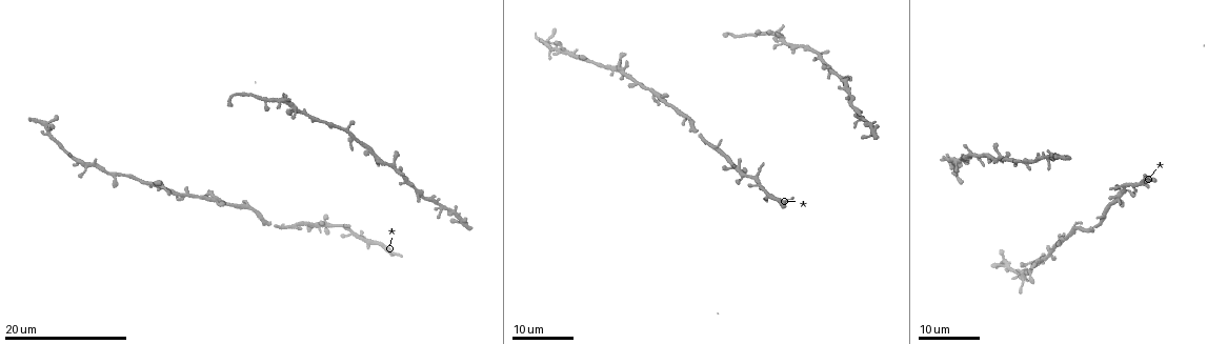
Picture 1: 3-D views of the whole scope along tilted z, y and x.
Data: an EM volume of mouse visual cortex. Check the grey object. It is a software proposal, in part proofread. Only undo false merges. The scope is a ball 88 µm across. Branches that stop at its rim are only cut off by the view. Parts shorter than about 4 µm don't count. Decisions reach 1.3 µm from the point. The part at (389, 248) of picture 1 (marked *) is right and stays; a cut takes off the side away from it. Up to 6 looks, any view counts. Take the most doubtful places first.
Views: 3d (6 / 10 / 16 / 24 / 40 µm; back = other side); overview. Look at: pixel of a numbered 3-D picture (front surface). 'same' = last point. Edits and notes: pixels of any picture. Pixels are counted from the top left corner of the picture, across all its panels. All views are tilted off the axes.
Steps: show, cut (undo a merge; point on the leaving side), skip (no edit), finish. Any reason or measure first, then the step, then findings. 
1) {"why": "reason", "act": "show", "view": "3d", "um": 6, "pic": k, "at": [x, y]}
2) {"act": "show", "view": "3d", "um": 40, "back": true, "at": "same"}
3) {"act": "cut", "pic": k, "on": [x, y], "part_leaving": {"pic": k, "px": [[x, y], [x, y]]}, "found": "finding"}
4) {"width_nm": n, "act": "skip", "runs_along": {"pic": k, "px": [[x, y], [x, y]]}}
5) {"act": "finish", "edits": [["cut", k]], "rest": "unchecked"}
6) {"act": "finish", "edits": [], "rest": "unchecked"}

{"why": "looks like a crossing", "act": "show", "view": "3d", "um": 24, "pic": 1, "at": [741, 170]}

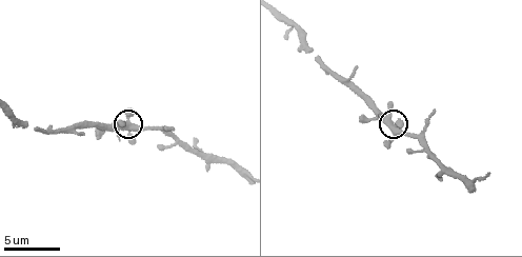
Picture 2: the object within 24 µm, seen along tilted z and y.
{"act": "show", "view": "3d", "um": 6, "pic": 2, "at": [393, 126]}

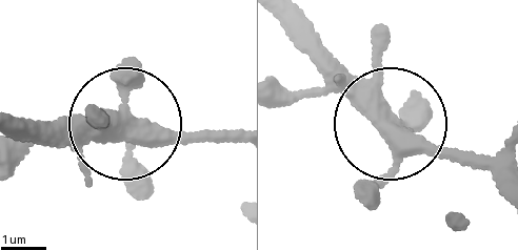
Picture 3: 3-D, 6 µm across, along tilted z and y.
{"width_nm": 400, "act": "skip", "runs_along": {"pic": 3, "px": [[498, 182], [394, 129], [303, 13]]}, "found": "continuous, no second cell"}

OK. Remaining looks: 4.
{"act": "show", "view": "3d", "um": 16, "pic": 1, "at": [396, 168]}

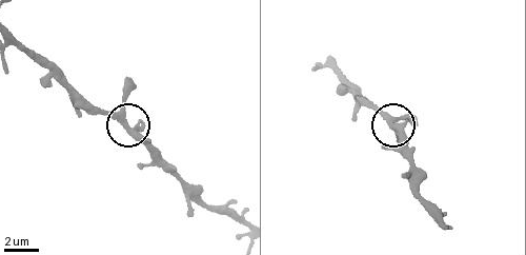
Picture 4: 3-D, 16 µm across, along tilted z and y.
{"act": "show", "view": "3d", "um": 10, "pic": 4, "at": [124, 125]}

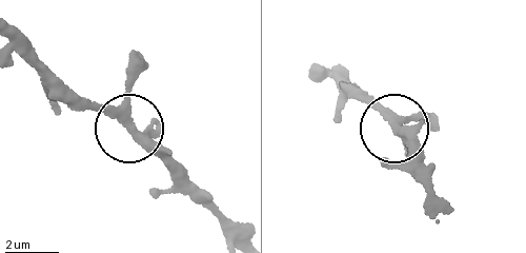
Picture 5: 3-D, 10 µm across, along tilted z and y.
{"arms": 4, "act": "skip", "found": "all the same cell"}

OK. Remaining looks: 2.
{"why": "three arms meet", "act": "show", "view": "3d", "um": 16, "pic": 1, "at": [347, 131]}

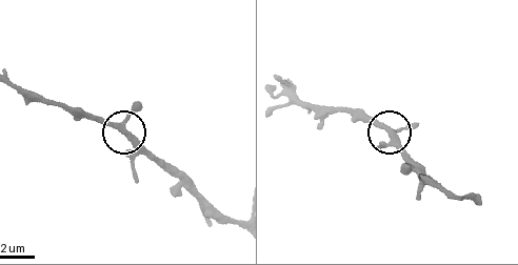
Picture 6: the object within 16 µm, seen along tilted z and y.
{"act": "show", "view": "3d", "um": 10, "pic": 6, "at": [390, 129]}

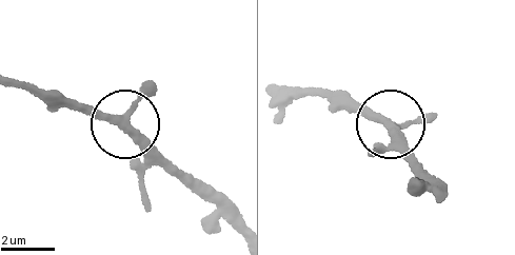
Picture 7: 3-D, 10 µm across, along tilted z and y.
{"act": "skip", "runs_along": {"pic": 7, "px": [[240, 217], [136, 131], [55, 98]]}, "found": "one cell here"}

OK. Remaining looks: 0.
{"act": "finish", "edits": [], "rest": "unchecked"}

